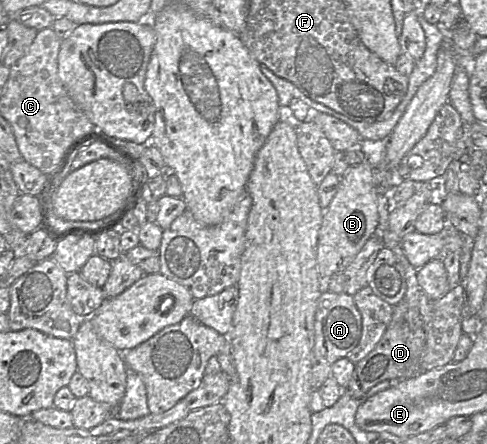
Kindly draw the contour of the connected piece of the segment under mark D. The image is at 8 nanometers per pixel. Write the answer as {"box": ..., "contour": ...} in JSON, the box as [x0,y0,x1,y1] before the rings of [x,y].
{"box":[346,284,466,398],"contour":[[[458,284],[451,289],[445,296],[434,302],[434,316],[429,323],[425,323],[419,307],[411,306],[406,301],[401,300],[393,306],[393,314],[390,324],[384,335],[377,343],[375,348],[361,361],[355,363],[355,368],[351,380],[346,389],[354,398],[361,398],[369,389],[378,383],[389,380],[392,382],[417,377],[432,369],[442,367],[452,362],[453,354],[458,341],[463,334],[461,324],[465,315],[466,291],[463,284]]]}

